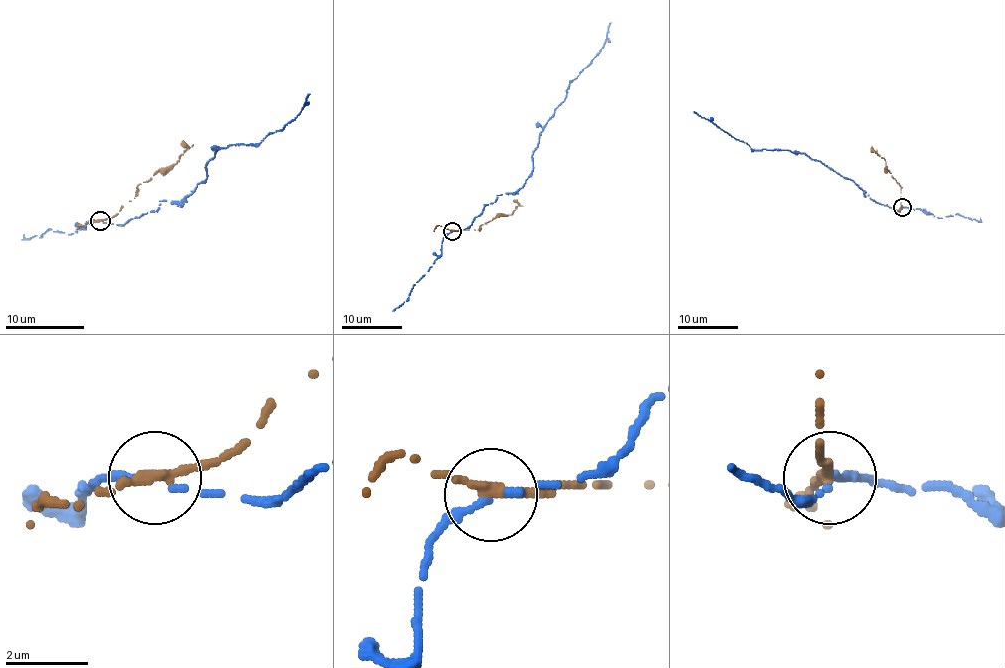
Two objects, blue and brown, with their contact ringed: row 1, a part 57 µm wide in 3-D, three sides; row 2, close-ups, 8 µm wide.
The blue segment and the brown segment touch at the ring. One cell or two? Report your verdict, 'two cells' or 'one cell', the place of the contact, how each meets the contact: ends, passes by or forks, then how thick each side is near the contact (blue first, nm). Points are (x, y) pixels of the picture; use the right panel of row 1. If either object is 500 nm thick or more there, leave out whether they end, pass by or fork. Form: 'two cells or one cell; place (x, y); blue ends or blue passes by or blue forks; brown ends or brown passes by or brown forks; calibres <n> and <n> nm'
two cells; place (902, 207); blue ends; brown passes by; calibres 240 and 280 nm

